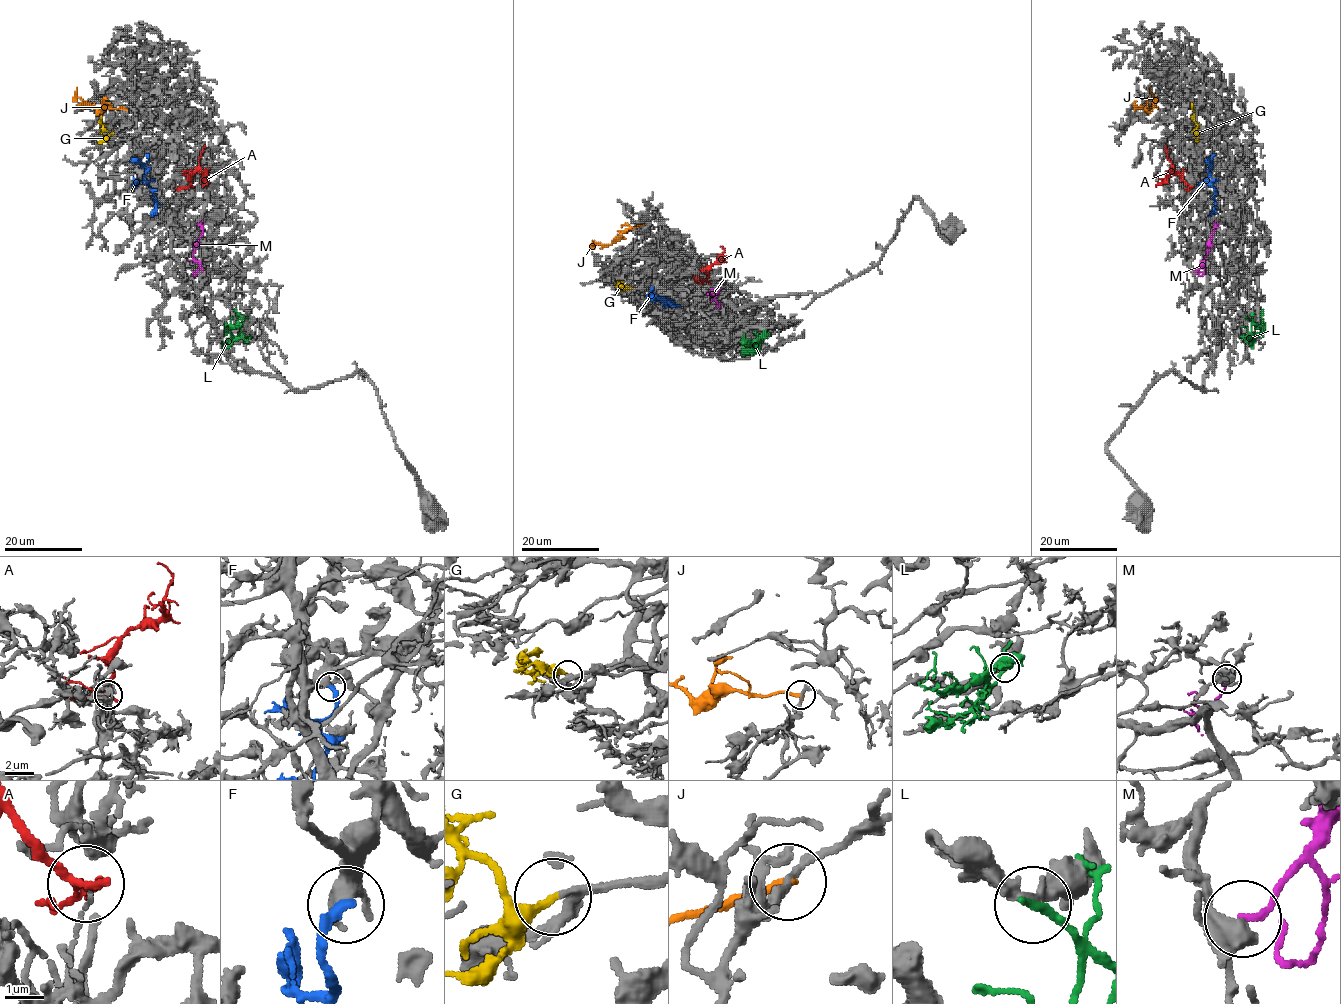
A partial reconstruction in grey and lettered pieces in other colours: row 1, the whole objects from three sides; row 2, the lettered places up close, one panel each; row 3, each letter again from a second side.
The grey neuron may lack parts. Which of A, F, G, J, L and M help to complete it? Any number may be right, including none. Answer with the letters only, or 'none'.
G

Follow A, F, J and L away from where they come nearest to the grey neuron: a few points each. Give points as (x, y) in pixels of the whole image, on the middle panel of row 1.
A: (707, 282), (708, 269), (722, 260), (724, 249), (720, 246)
F: (664, 304), (665, 301), (660, 299), (672, 305), (668, 299)
J: (643, 224), (626, 229), (610, 244), (593, 241)
L: (763, 337), (759, 342), (745, 344), (741, 342), (743, 333)

